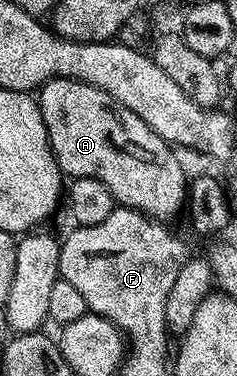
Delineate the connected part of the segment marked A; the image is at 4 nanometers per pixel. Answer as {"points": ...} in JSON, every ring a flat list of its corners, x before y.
{"points":[[54,78,40,86,37,101,55,162,68,179,101,180,120,207,136,210,156,220,171,220,167,218,173,217,182,206,184,209,189,198,189,177,175,155,178,153,169,143,161,140,161,136,157,136,157,132,153,132,153,128,149,128,137,112,129,112,125,104,117,104,117,100,101,92,101,88,68,78]]}

